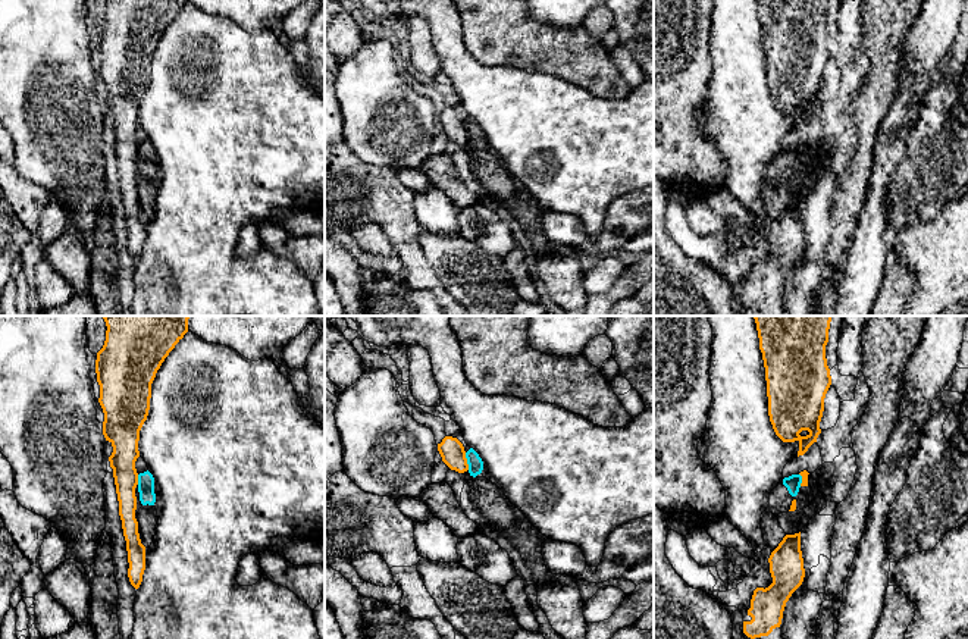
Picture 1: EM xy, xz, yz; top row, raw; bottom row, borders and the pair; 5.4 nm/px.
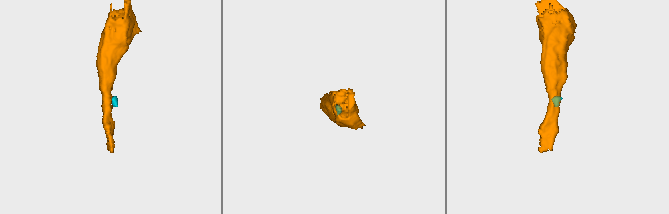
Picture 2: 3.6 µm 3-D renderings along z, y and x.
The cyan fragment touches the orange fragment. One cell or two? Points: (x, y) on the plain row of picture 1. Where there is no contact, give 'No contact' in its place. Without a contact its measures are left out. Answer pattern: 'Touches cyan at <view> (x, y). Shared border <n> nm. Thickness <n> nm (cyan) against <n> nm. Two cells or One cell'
Touches cyan at xz (467, 132). Shared border 100 nm. Thickness 80 nm (cyan) against 140 nm. Two cells

